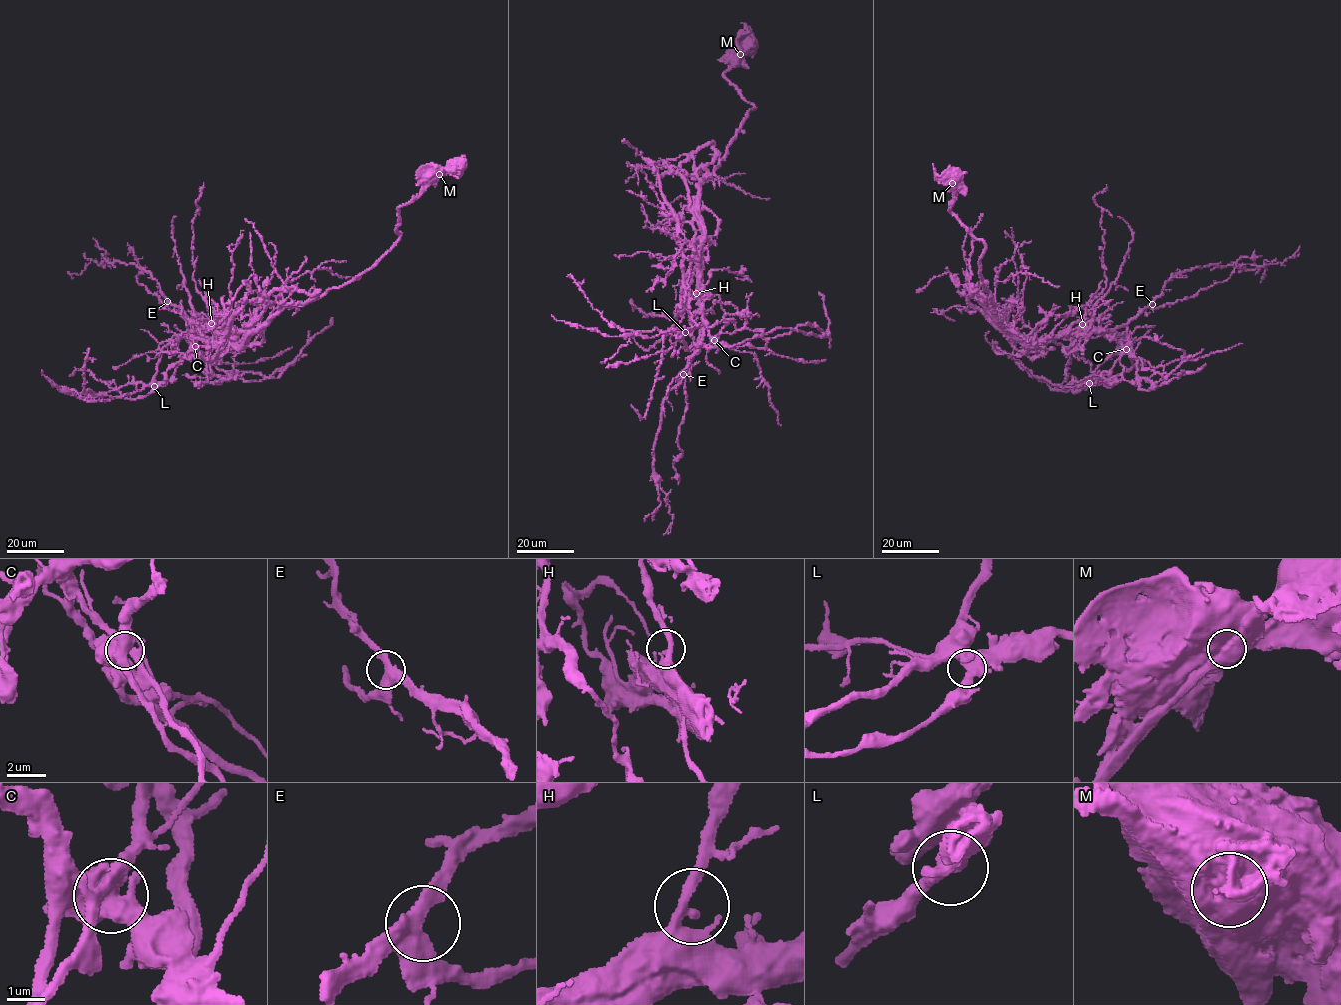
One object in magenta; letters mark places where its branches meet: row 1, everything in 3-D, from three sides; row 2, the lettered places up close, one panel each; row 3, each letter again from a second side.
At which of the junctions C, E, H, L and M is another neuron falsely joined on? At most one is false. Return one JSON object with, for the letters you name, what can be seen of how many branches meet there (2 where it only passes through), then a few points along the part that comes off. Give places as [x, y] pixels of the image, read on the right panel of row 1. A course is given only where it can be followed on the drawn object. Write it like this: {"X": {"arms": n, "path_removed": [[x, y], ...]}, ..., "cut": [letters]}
{"M": {"arms": 2, "path_removed": [[952, 183], [955, 201]]}, "cut": ["M"]}

